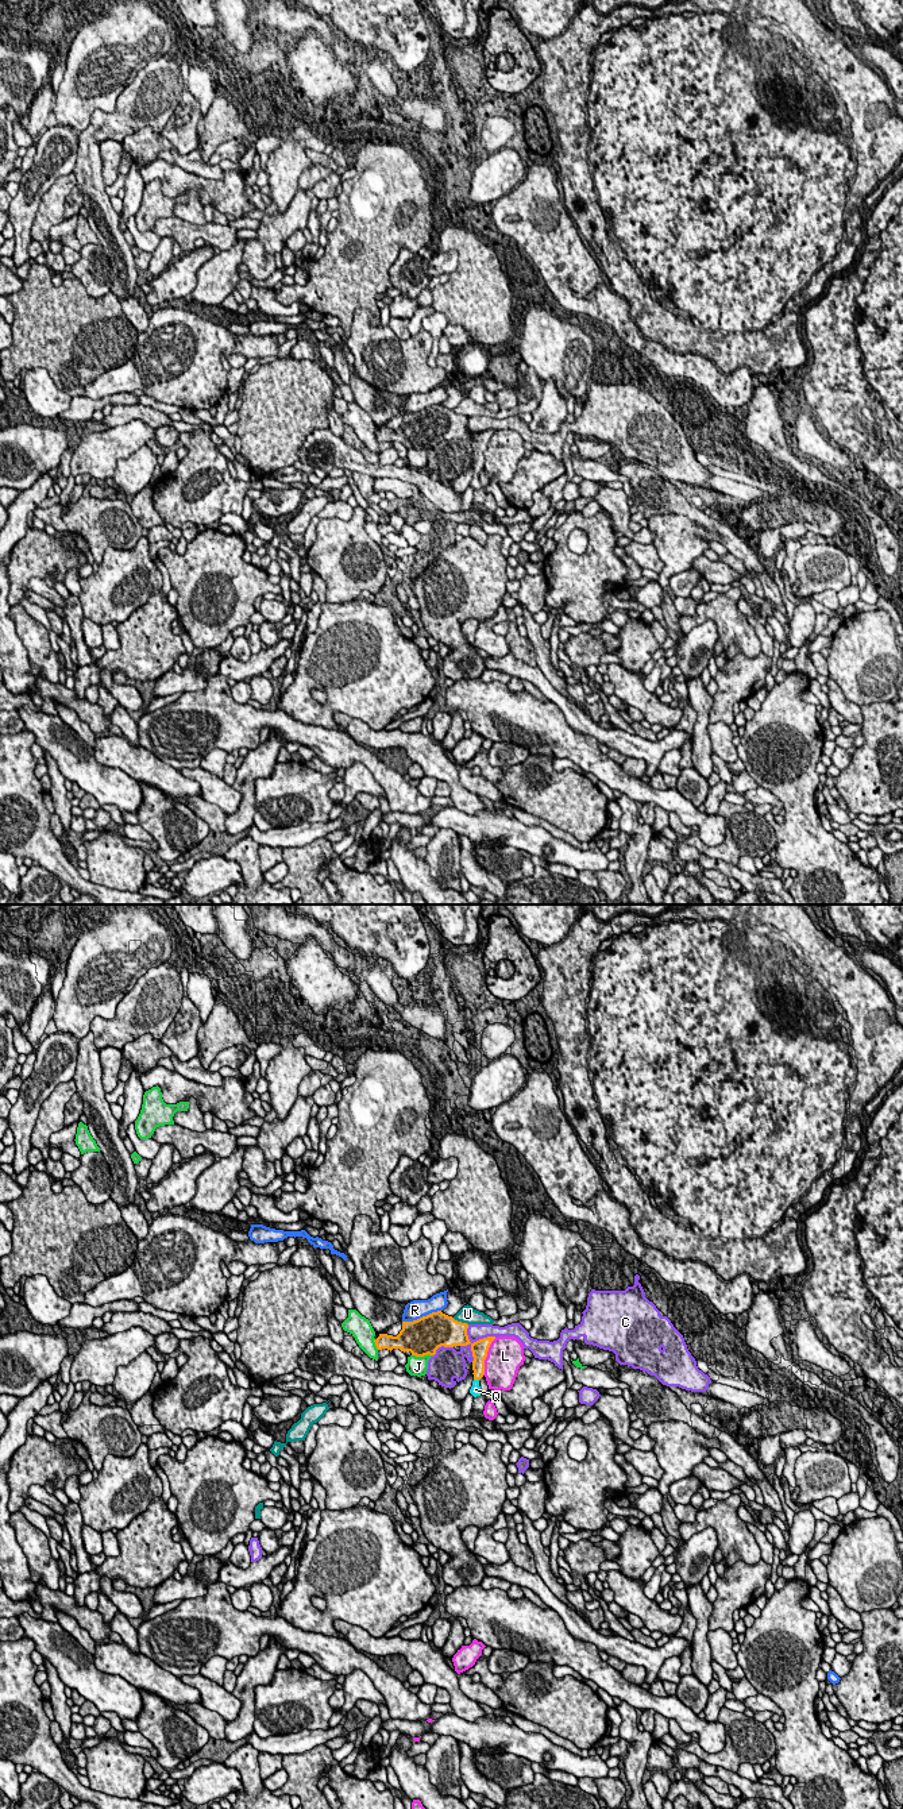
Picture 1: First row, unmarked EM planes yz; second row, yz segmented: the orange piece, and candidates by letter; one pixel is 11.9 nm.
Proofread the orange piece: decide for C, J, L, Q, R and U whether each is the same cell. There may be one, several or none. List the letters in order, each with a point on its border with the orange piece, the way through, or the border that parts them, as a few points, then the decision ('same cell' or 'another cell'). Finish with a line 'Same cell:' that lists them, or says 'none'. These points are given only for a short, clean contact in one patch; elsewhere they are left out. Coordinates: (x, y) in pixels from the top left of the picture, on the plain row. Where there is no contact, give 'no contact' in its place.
C: meets orange in yz at (479, 432); another cell
J: meets orange in yz at (423, 448); another cell
L: meets orange in yz at (486, 448); another cell
Q: meets orange in yz at (477, 471); runs through yz (478, 456), (477, 471), (475, 482); same cell
R: meets orange in yz at (423, 409); another cell
U: meets orange in yz at (460, 415); another cell
Same cell: Q

